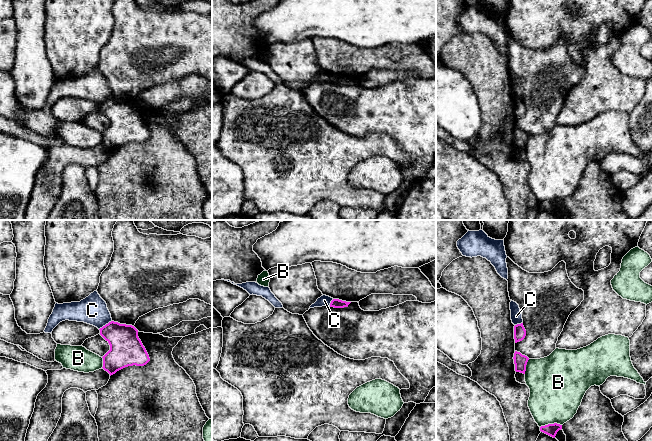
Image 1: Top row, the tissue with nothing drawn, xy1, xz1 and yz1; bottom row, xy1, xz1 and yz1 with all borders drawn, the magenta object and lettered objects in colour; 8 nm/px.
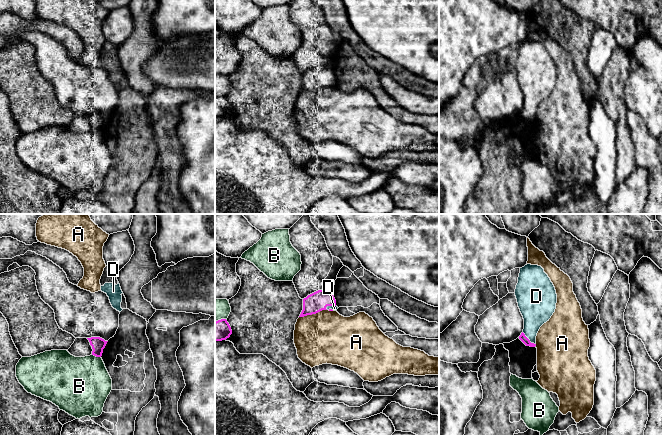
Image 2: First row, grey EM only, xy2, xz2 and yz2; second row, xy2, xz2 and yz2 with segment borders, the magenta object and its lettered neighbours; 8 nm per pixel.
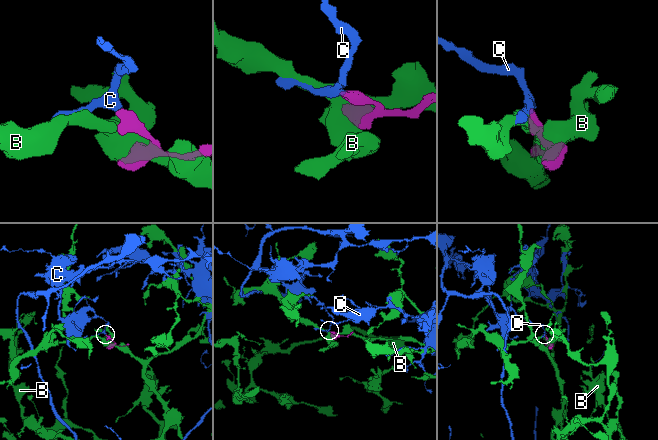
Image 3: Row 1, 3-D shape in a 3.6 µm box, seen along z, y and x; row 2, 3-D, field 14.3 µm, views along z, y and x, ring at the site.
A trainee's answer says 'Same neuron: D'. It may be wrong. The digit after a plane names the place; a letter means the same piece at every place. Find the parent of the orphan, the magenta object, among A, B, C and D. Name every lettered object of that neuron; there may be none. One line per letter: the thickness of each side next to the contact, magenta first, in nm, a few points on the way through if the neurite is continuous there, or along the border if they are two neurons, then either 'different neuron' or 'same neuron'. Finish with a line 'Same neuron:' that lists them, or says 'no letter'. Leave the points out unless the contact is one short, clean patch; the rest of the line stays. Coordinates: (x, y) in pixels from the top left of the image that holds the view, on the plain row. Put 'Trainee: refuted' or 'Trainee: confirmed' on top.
Trainee: confirmed
A: 160/420 nm | different neuron
B: 100/420 nm | different neuron
C: 260/220 nm | along xy1 (111, 96), (99, 105) | different neuron
D: 60/260 nm | same neuron
Same neuron: D

